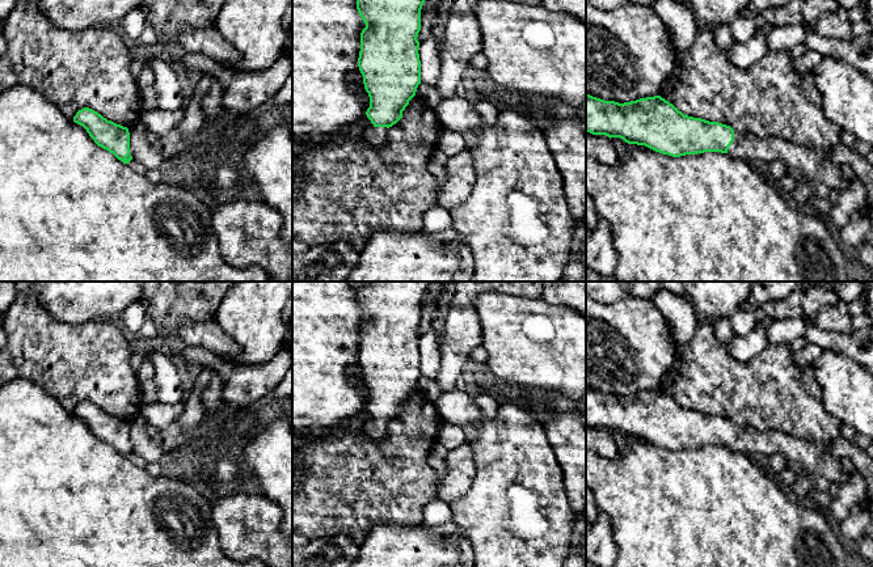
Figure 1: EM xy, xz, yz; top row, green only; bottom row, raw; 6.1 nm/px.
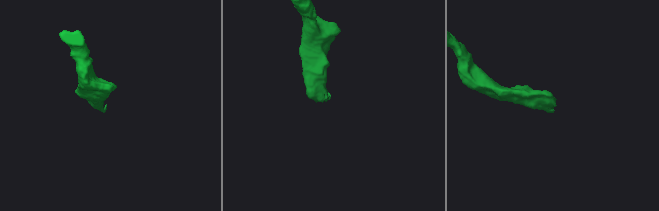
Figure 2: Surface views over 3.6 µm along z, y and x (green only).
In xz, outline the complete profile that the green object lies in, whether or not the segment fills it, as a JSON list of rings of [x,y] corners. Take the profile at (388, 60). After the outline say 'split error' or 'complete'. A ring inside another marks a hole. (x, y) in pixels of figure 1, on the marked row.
[[[357,0],[366,27],[360,33],[358,67],[370,97],[366,111],[374,128],[366,141],[381,149],[388,128],[402,118],[402,111],[421,84],[417,39],[425,0]]]; split error

